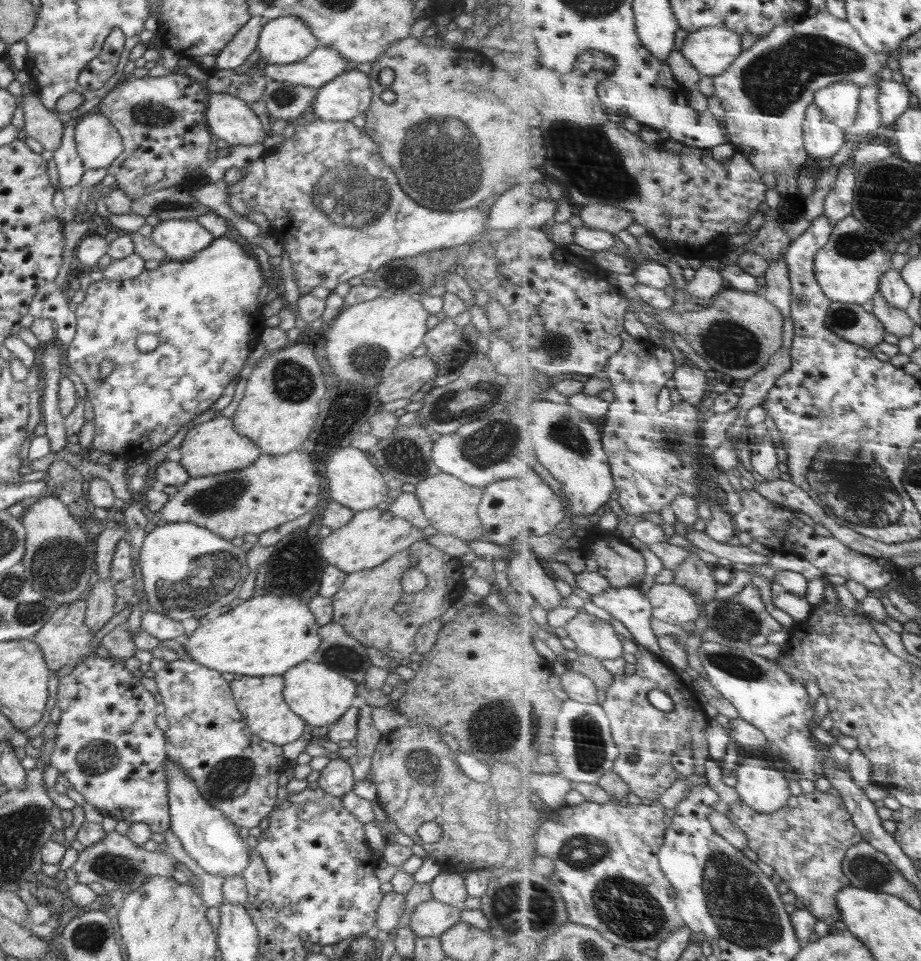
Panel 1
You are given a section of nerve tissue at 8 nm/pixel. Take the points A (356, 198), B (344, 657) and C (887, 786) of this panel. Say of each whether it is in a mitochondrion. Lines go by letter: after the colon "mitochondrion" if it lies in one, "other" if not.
A: mitochondrion
B: mitochondrion
C: other

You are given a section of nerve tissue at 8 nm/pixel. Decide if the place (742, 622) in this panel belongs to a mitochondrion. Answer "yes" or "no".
yes

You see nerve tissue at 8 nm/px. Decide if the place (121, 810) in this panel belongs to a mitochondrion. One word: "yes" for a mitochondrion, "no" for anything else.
no

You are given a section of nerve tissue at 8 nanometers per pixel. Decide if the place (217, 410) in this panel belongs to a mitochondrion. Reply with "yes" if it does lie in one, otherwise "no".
no

